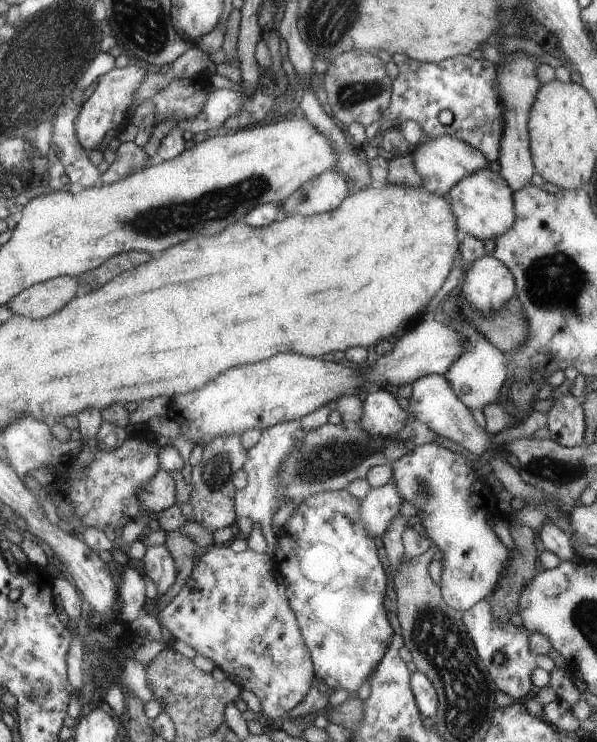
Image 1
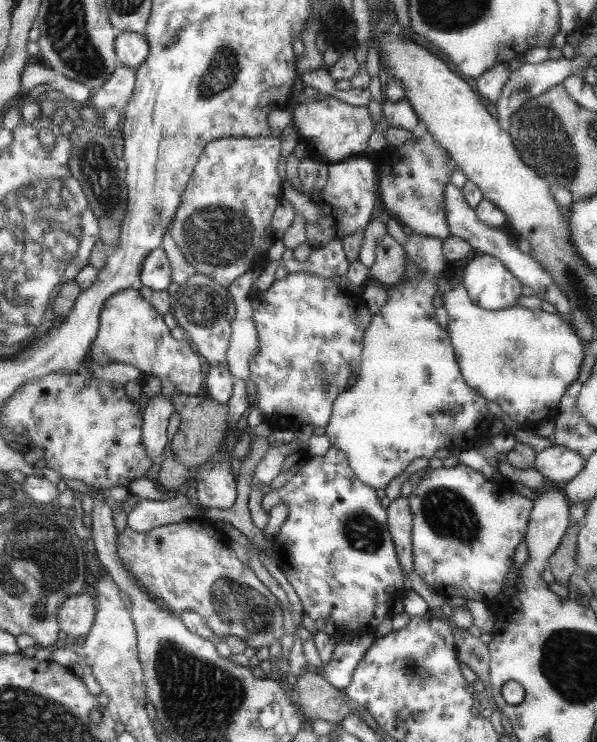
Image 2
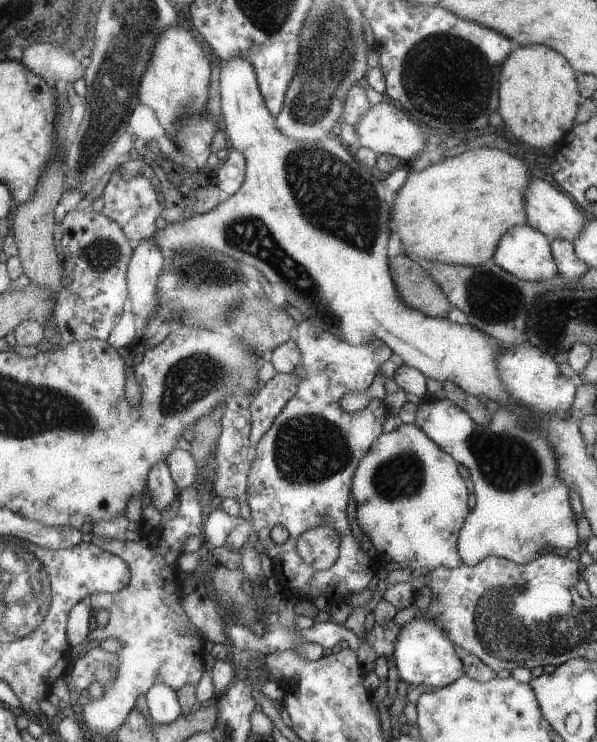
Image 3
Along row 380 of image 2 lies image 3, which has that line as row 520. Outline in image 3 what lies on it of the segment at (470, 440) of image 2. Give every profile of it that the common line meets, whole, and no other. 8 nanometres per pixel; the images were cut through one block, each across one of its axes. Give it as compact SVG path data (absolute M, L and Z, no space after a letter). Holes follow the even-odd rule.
M401 423L393 431L381 434L357 465L351 496L356 504L358 528L374 546L381 568L389 572L402 568L430 571L439 565L455 568L463 564L457 556L457 530L467 516L467 488L452 455L441 450L420 427Z

